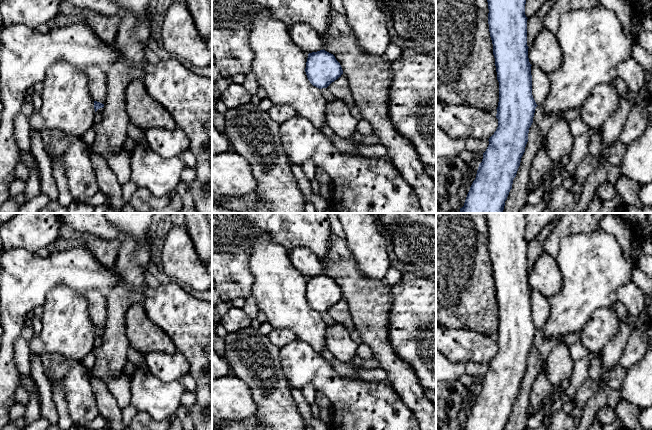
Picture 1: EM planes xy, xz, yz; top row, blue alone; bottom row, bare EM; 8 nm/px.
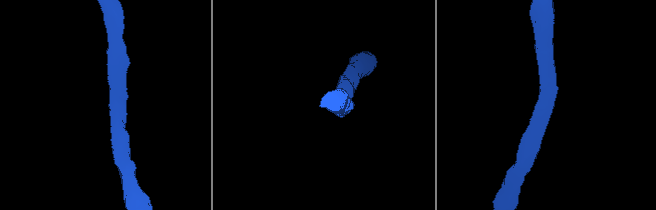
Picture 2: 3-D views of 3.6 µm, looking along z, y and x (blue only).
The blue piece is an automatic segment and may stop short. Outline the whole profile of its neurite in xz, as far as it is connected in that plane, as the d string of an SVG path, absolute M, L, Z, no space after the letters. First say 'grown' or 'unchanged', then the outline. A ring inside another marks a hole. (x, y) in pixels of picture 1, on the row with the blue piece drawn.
unchanged | M324 49L308 54L305 72L310 83L319 89L327 88L343 74L335 56Z

